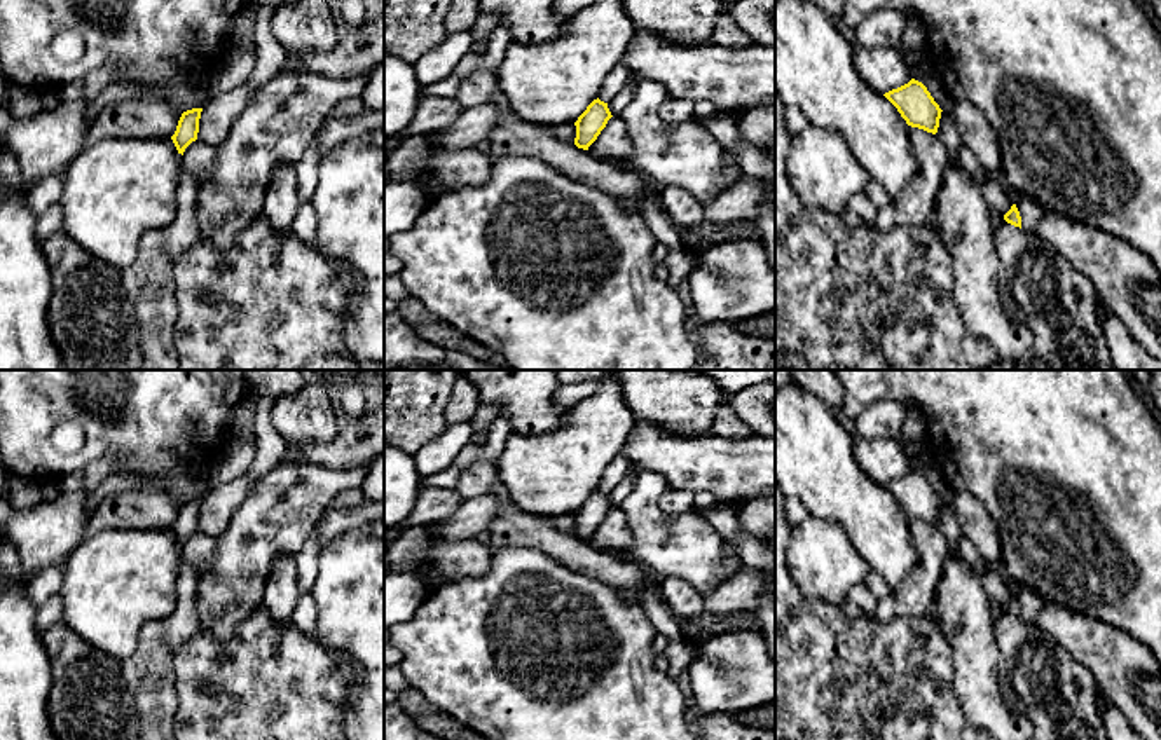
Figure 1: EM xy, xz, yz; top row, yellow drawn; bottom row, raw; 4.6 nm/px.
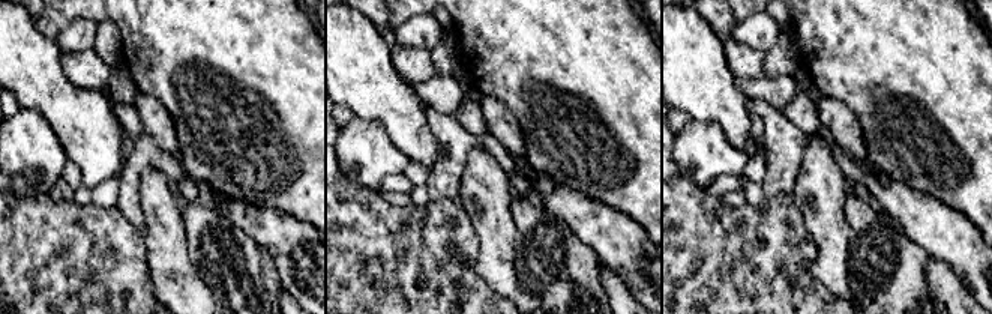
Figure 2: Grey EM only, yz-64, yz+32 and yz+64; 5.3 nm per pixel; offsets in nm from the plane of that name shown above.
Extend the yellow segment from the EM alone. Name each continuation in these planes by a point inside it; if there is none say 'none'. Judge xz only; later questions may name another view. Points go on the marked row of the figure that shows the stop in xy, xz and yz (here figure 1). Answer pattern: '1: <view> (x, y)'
1: xz (564, 131)

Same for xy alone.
1: xy (182, 95)

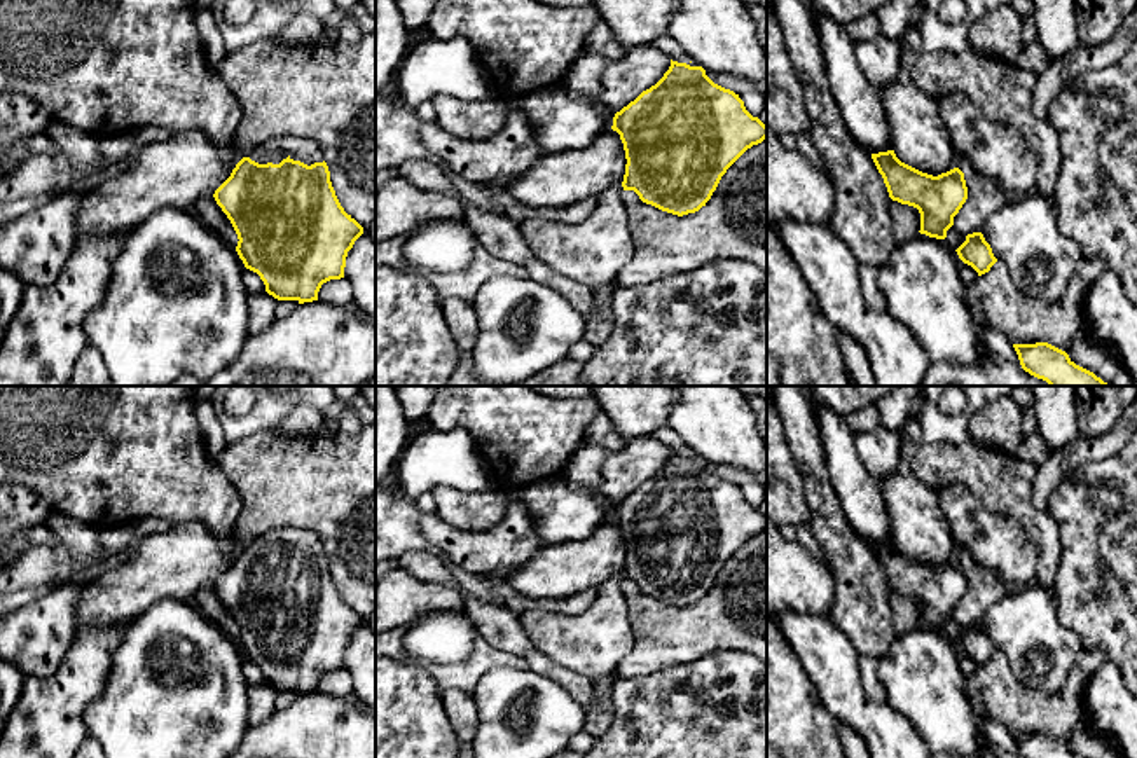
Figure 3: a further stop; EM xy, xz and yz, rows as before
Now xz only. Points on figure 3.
none

